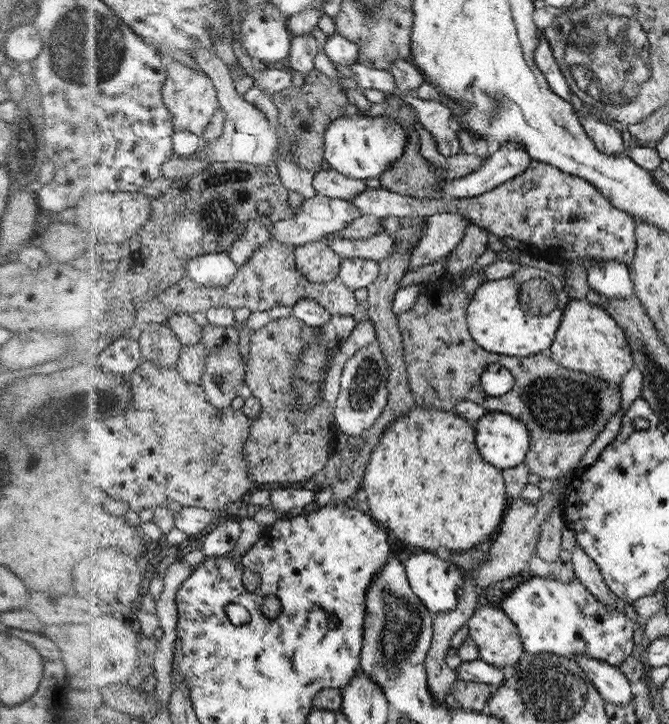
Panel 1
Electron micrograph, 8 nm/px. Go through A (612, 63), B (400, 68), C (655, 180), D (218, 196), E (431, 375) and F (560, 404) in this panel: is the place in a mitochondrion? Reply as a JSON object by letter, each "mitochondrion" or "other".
{"A":"mitochondrion","B":"other","C":"other","D":"mitochondrion","E":"other","F":"mitochondrion"}

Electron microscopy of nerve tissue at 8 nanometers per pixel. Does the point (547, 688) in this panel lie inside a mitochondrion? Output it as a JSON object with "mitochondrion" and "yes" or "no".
{"mitochondrion":"yes"}

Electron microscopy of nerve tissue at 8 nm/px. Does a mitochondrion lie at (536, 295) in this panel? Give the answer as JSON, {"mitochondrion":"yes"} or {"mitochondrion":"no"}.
{"mitochondrion":"yes"}

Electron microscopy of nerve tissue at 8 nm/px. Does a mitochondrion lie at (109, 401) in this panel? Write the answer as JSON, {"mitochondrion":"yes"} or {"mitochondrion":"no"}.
{"mitochondrion":"yes"}

